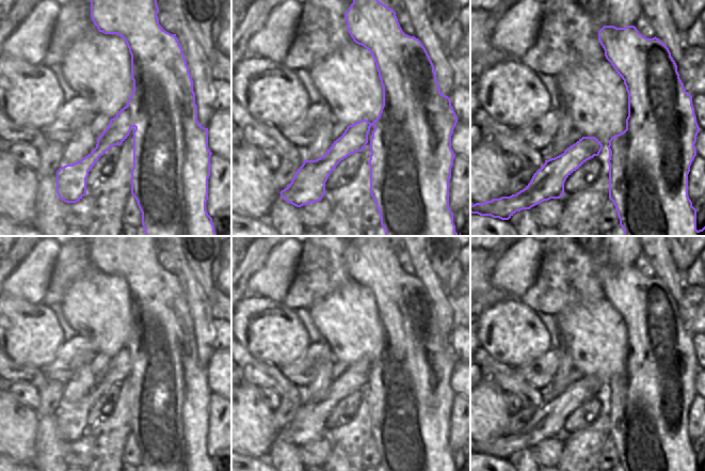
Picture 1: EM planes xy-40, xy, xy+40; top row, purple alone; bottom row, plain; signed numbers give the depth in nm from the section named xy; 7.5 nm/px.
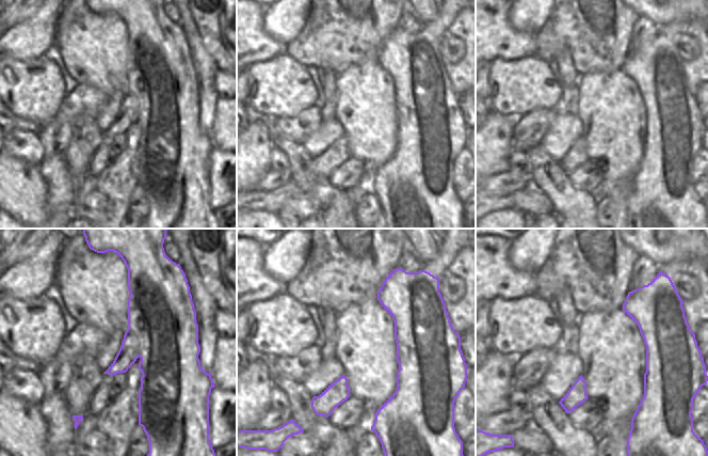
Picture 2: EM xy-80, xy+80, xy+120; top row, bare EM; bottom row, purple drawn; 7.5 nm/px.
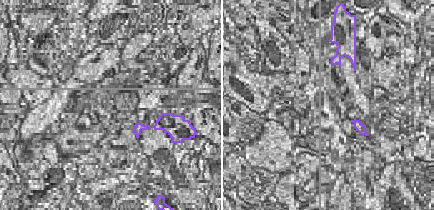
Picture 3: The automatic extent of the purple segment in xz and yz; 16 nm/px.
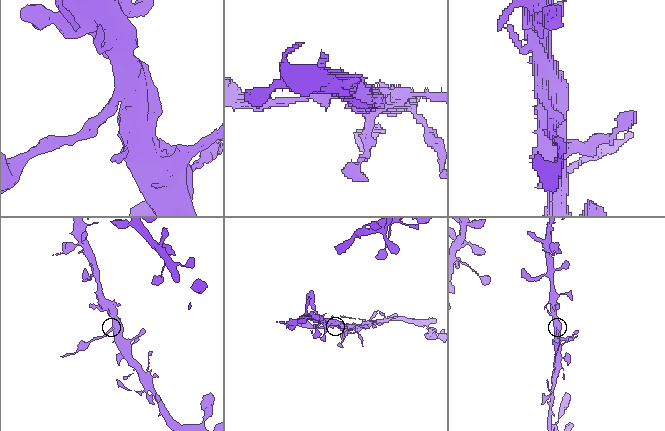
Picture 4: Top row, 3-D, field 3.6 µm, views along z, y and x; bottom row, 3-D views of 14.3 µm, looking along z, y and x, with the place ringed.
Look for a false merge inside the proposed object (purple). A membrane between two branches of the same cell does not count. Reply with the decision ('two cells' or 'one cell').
two cells

